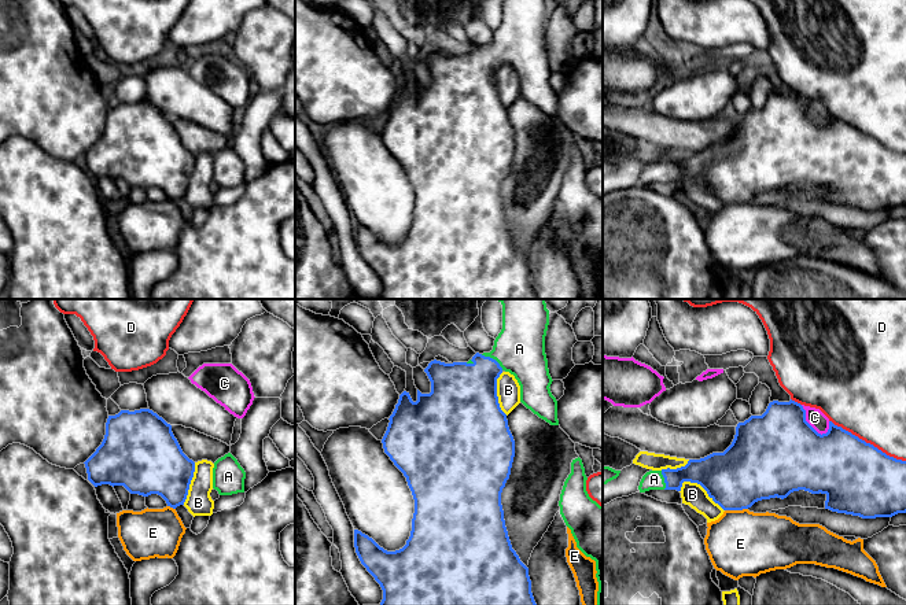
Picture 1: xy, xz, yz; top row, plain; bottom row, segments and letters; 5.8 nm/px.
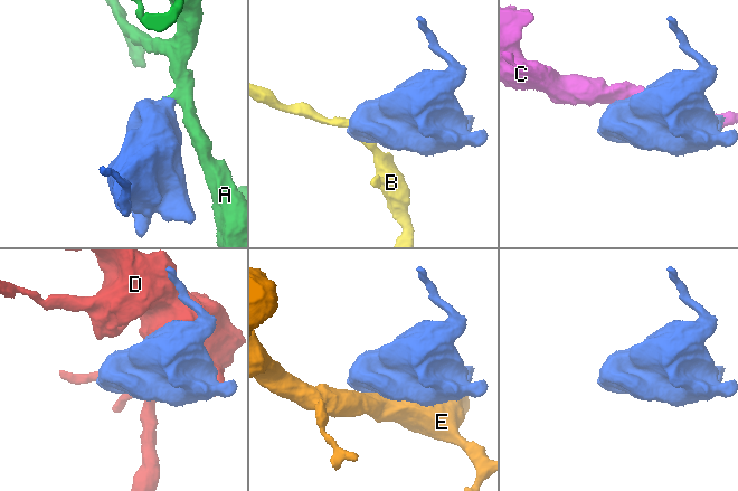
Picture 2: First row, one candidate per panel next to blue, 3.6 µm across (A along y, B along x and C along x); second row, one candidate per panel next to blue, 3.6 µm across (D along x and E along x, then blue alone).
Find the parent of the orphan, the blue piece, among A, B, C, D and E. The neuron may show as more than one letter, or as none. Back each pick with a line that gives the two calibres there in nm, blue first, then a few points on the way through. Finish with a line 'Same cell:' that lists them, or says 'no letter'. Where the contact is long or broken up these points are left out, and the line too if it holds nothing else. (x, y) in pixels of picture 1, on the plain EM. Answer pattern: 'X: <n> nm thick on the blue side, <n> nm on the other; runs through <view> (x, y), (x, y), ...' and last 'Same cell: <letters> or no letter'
A: 360 nm thick on the blue side, 300 nm on the other; runs through xz (467, 85), (492, 51), (501, 51), (519, 41)
Same cell: A

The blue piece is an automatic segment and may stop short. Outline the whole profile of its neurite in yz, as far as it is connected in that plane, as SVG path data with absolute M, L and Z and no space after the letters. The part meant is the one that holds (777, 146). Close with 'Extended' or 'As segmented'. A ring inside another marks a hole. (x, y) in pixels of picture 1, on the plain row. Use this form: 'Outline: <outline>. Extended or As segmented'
Outline: M792 92L773 93L762 108L739 115L733 134L723 145L689 152L677 162L649 163L638 182L681 184L684 174L700 177L723 203L748 202L758 193L784 192L793 184L804 182L825 187L825 202L837 206L862 211L906 206L906 154L887 148L832 114L826 126L818 126L806 114L803 99Z. Extended

